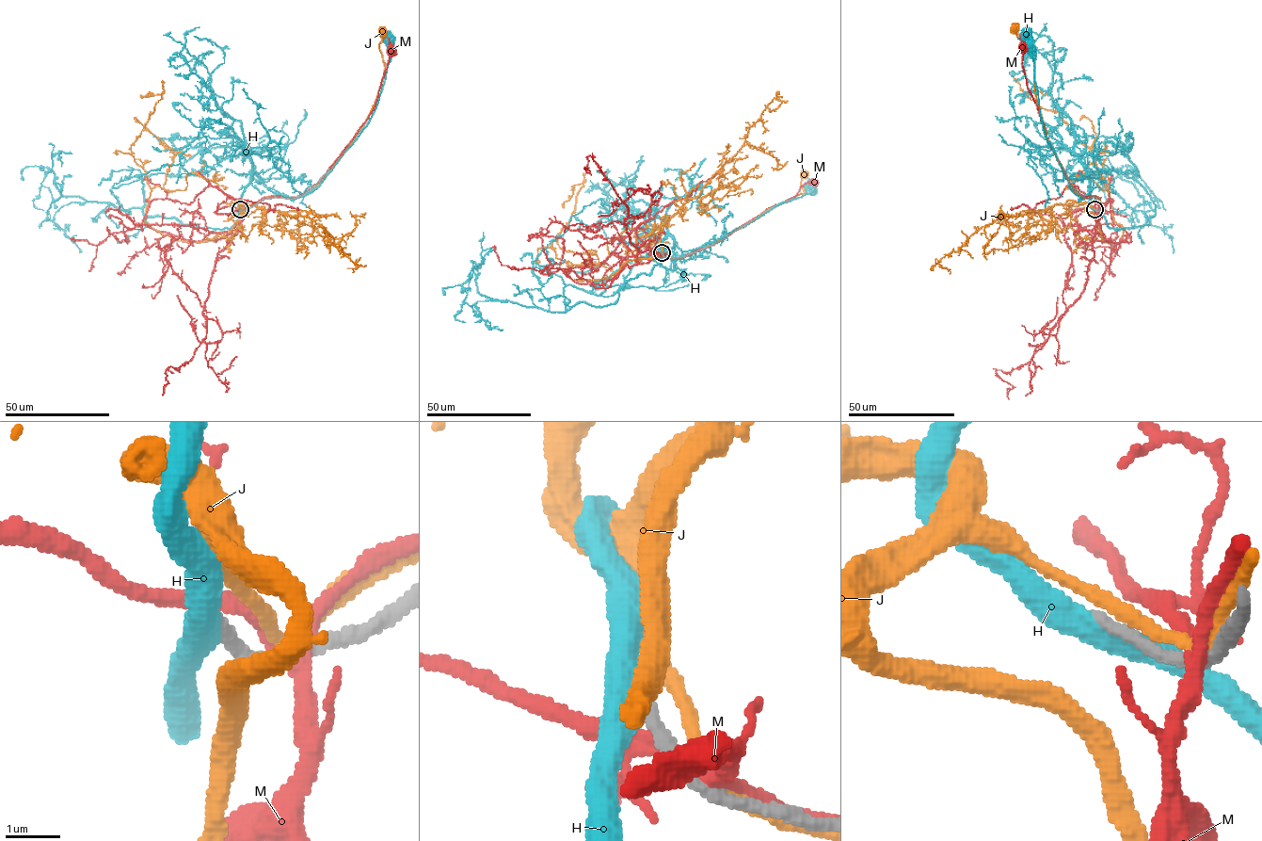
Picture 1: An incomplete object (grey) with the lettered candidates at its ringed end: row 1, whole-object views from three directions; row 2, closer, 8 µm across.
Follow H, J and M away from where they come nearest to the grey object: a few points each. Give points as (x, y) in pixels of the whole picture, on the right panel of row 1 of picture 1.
H: (1095, 210), (1089, 204), (1087, 170), (1091, 175), (1090, 193), (1084, 198), (1077, 195), (1046, 136), (1027, 35)
J: (1098, 211), (1100, 201), (1096, 196), (1086, 198), (1074, 190), (1046, 138), (1035, 98), (1034, 61), (1014, 27)
M: (1098, 211), (1100, 200), (1095, 196), (1083, 197), (1067, 181), (1047, 140), (1021, 65), (1023, 48)

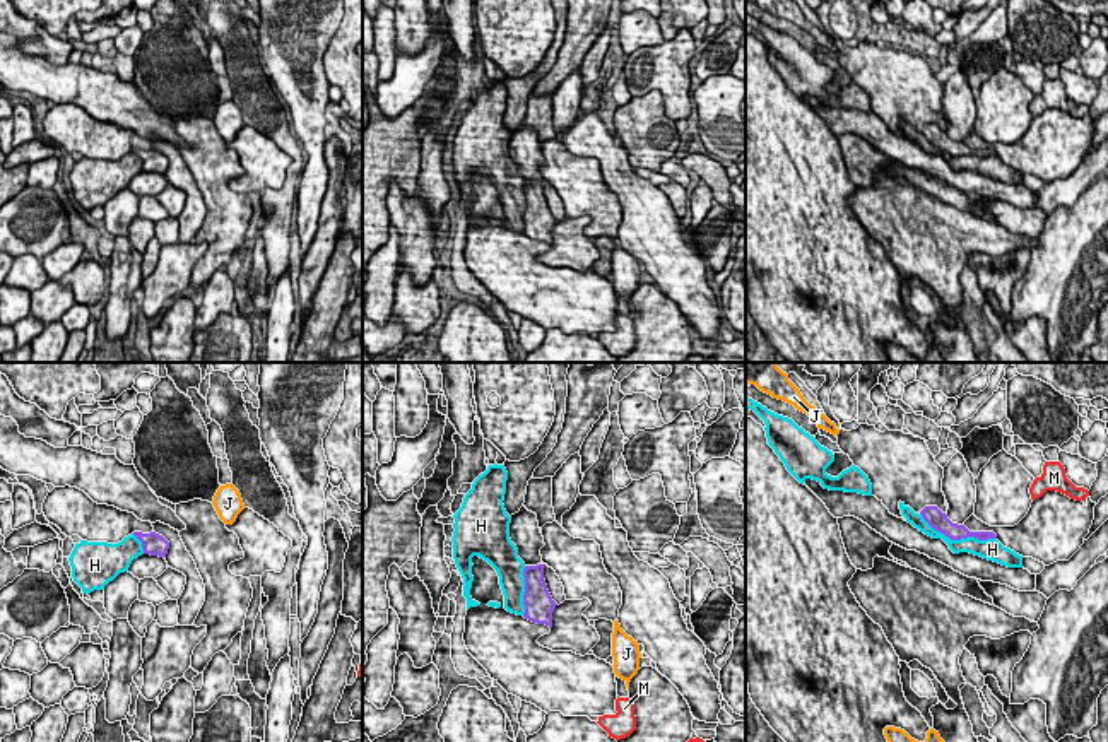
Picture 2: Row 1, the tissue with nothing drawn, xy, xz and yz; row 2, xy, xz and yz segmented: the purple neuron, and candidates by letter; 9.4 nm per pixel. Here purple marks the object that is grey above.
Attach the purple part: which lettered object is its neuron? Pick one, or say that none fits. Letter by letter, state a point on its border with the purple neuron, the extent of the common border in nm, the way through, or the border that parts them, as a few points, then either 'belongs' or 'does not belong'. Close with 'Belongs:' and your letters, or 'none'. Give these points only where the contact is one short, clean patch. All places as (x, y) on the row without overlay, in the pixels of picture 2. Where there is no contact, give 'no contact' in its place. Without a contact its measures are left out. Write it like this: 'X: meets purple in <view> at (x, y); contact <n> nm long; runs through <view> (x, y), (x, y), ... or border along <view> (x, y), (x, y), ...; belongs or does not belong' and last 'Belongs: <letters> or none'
H: meets purple in yz at (958, 156); contact 750 nm long; does not belong
J: no contact; does not belong
M: no contact; does not belong
Belongs: none

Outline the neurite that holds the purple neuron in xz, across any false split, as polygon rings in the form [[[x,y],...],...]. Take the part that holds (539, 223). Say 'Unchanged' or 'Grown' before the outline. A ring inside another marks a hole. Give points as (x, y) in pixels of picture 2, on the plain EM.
Unchanged. [[[544,181],[525,183],[523,193],[525,193],[523,234],[532,239],[552,244],[552,229],[557,221],[552,217],[547,207],[544,197]]]

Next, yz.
Grown. [[[860,41],[852,48],[840,46],[836,55],[840,67],[869,94],[872,113],[891,132],[906,138],[899,127],[903,120],[951,157],[997,156],[993,149],[970,149],[947,135],[942,109],[944,85],[935,79],[925,56],[903,48],[881,50],[869,41]]]

